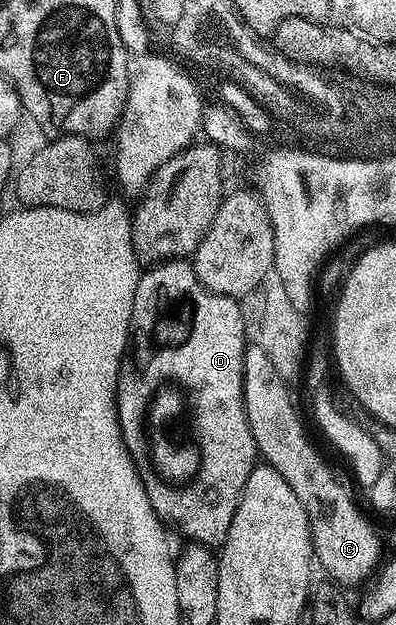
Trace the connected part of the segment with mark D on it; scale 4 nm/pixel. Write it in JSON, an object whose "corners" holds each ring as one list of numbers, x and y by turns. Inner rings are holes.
{"corners":[[188,261,158,262,150,265,142,273,135,288,131,345,121,367,121,375,117,377,117,419,121,425,121,435,127,452,133,458,133,463,136,464,139,476,143,480,147,500,151,500,151,508,155,508,155,512,166,527,173,529,174,526,185,540,199,546,217,548,228,538,231,520,235,516,235,508,239,504,243,488,247,484,247,476,251,476,254,466,259,462,257,445,251,436,251,424,247,424,247,412,243,404,243,360,247,345,245,331,247,325,240,311,238,299,204,290]]}

